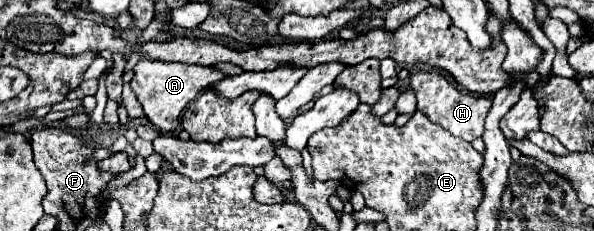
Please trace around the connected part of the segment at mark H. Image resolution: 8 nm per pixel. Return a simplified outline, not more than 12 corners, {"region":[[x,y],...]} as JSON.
{"region":[[435,70],[409,86],[431,120],[471,142],[483,134],[489,96]]}

